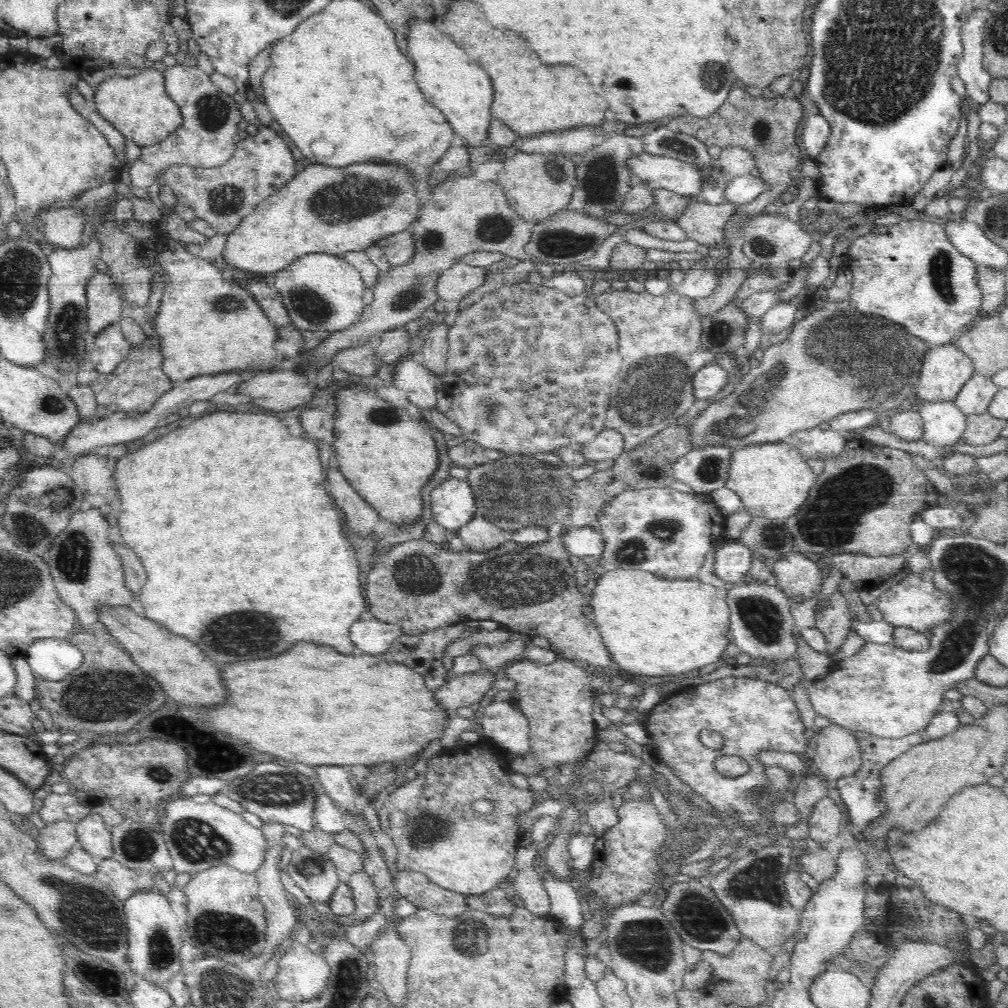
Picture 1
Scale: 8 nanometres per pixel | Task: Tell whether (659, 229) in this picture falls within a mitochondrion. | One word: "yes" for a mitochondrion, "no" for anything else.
no

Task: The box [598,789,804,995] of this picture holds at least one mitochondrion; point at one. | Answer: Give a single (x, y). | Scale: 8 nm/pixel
(647, 942)

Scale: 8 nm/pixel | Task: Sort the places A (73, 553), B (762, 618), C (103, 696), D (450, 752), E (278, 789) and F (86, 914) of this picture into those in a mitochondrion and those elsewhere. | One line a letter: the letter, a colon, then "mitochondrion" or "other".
A: mitochondrion
B: mitochondrion
C: mitochondrion
D: other
E: mitochondrion
F: mitochondrion

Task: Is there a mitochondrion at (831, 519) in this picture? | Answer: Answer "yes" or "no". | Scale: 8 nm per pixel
yes

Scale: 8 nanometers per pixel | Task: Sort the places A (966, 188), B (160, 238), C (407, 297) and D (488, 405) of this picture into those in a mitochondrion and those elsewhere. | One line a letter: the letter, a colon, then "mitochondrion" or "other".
A: other
B: other
C: mitochondrion
D: mitochondrion

